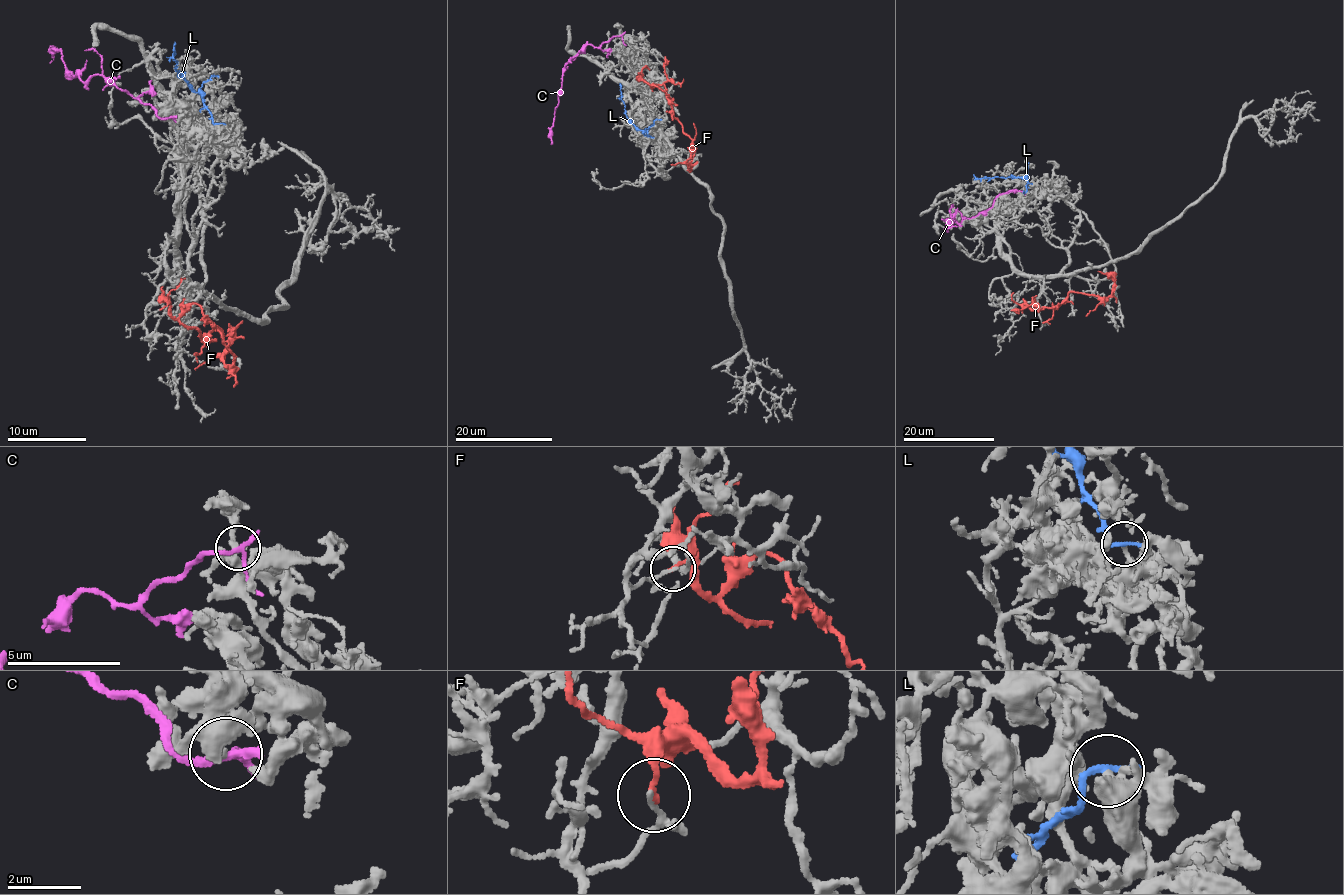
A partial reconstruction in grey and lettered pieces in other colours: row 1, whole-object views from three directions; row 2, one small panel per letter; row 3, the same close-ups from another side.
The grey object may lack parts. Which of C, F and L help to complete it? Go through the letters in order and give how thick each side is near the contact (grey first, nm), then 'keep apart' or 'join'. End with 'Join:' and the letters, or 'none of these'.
C: calibres 240 and 220 nm; keep apart
F: calibres 100 and 160 nm; keep apart
L: calibres 200 and 220 nm; keep apart
Join: none of these

